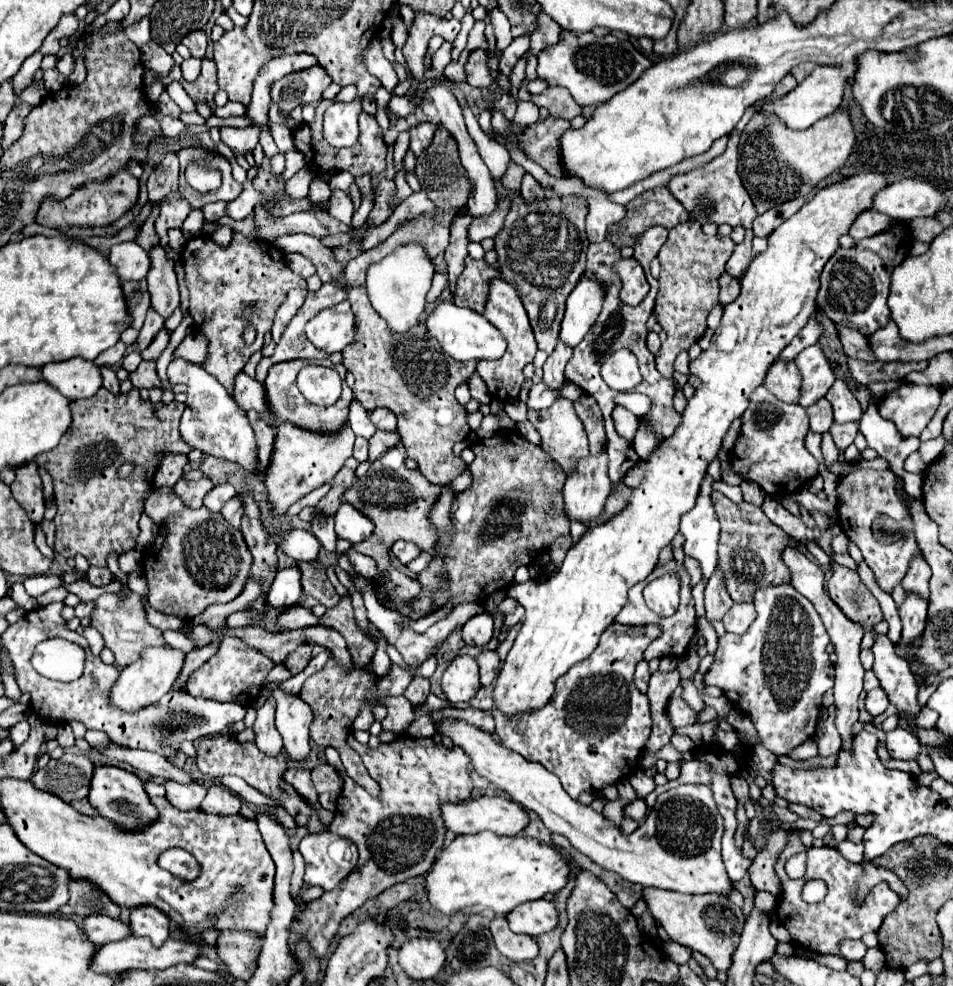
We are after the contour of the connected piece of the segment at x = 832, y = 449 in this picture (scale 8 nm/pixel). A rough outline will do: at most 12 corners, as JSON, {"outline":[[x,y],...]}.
{"outline":[[829,432],[823,434],[821,450],[825,464],[837,460],[839,450]]}

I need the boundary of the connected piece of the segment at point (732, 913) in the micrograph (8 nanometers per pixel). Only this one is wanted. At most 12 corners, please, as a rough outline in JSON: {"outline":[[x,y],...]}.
{"outline":[[643,888],[671,940],[731,966],[745,916],[729,898]]}

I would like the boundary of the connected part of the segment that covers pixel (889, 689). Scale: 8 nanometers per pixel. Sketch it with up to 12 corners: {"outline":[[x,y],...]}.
{"outline":[[887,634],[875,638],[873,672],[899,714],[917,714],[917,682]]}

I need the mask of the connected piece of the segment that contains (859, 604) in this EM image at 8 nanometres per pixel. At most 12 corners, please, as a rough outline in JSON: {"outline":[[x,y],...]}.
{"outline":[[835,562],[831,600],[863,628],[883,620],[857,570]]}

